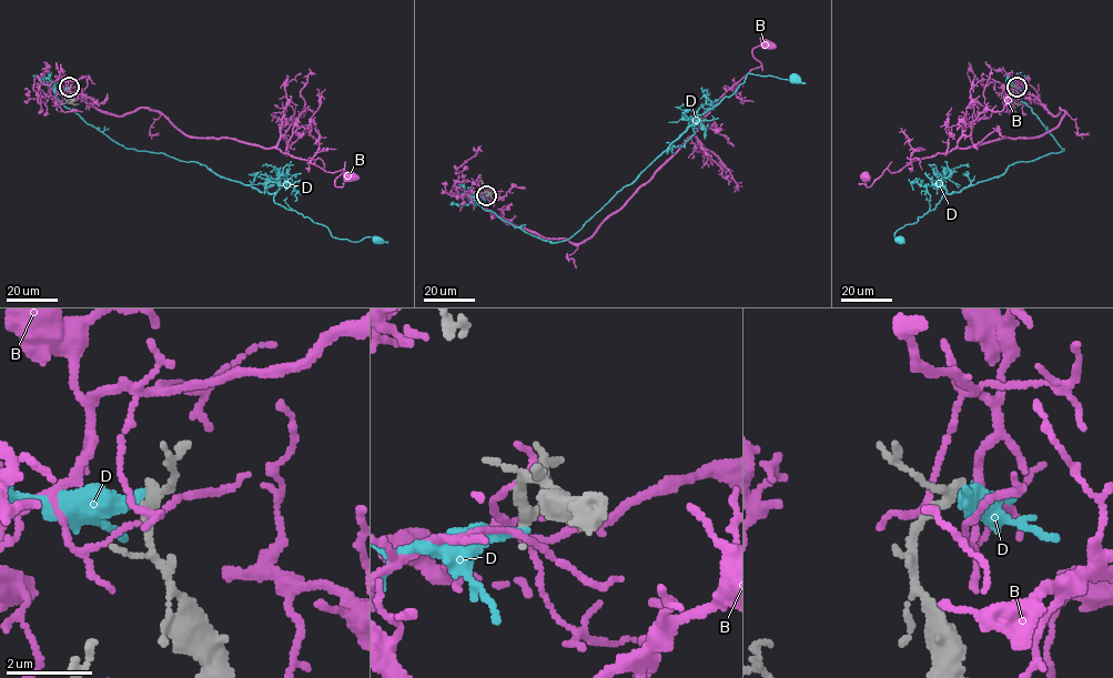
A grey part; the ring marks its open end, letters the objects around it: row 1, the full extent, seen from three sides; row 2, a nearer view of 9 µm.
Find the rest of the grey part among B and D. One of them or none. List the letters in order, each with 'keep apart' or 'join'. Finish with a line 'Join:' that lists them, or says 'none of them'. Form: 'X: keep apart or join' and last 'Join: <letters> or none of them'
B: keep apart
D: keep apart
Join: none of them

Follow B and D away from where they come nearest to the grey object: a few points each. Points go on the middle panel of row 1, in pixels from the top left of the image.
B: (486, 192), (475, 200), (517, 226), (582, 243), (695, 132), (728, 90), (761, 64), (751, 50), (765, 43)
D: (486, 195), (472, 192), (485, 210), (529, 234), (567, 240), (749, 73), (793, 78)

